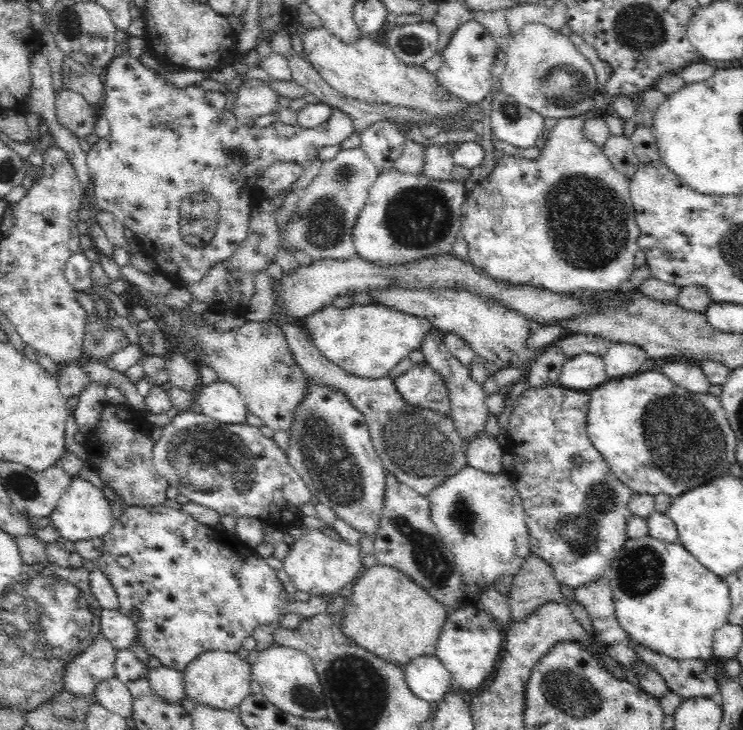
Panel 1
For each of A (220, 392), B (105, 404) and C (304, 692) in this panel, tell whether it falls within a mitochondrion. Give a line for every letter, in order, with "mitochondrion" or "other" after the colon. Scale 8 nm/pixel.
A: other
B: other
C: mitochondrion

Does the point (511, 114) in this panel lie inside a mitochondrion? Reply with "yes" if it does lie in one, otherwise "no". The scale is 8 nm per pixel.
yes

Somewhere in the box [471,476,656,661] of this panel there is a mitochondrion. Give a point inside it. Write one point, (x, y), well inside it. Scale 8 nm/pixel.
(580, 531)

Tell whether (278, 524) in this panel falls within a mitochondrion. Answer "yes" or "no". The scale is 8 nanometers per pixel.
no

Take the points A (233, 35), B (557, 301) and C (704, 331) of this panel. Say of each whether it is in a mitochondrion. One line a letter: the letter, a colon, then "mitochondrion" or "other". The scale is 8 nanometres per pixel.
A: other
B: other
C: other

